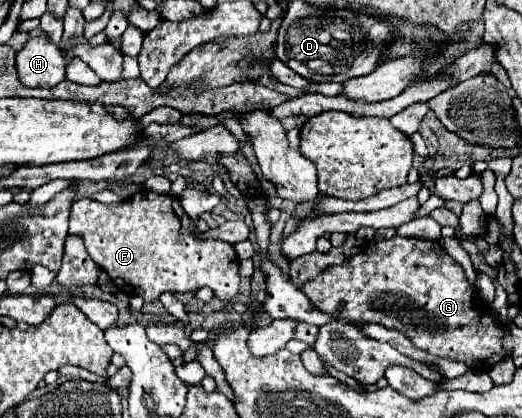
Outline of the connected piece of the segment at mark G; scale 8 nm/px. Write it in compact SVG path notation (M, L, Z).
M395 235L379 243L363 243L357 255L349 257L341 265L331 265L323 269L315 279L303 283L301 291L309 295L311 305L325 315L341 315L353 323L379 323L387 329L397 329L405 333L415 347L437 357L463 361L469 369L475 371L487 371L505 357L501 345L503 327L497 323L481 323L477 293L471 285L467 289L467 277L463 273L463 267L437 241L407 239Z

